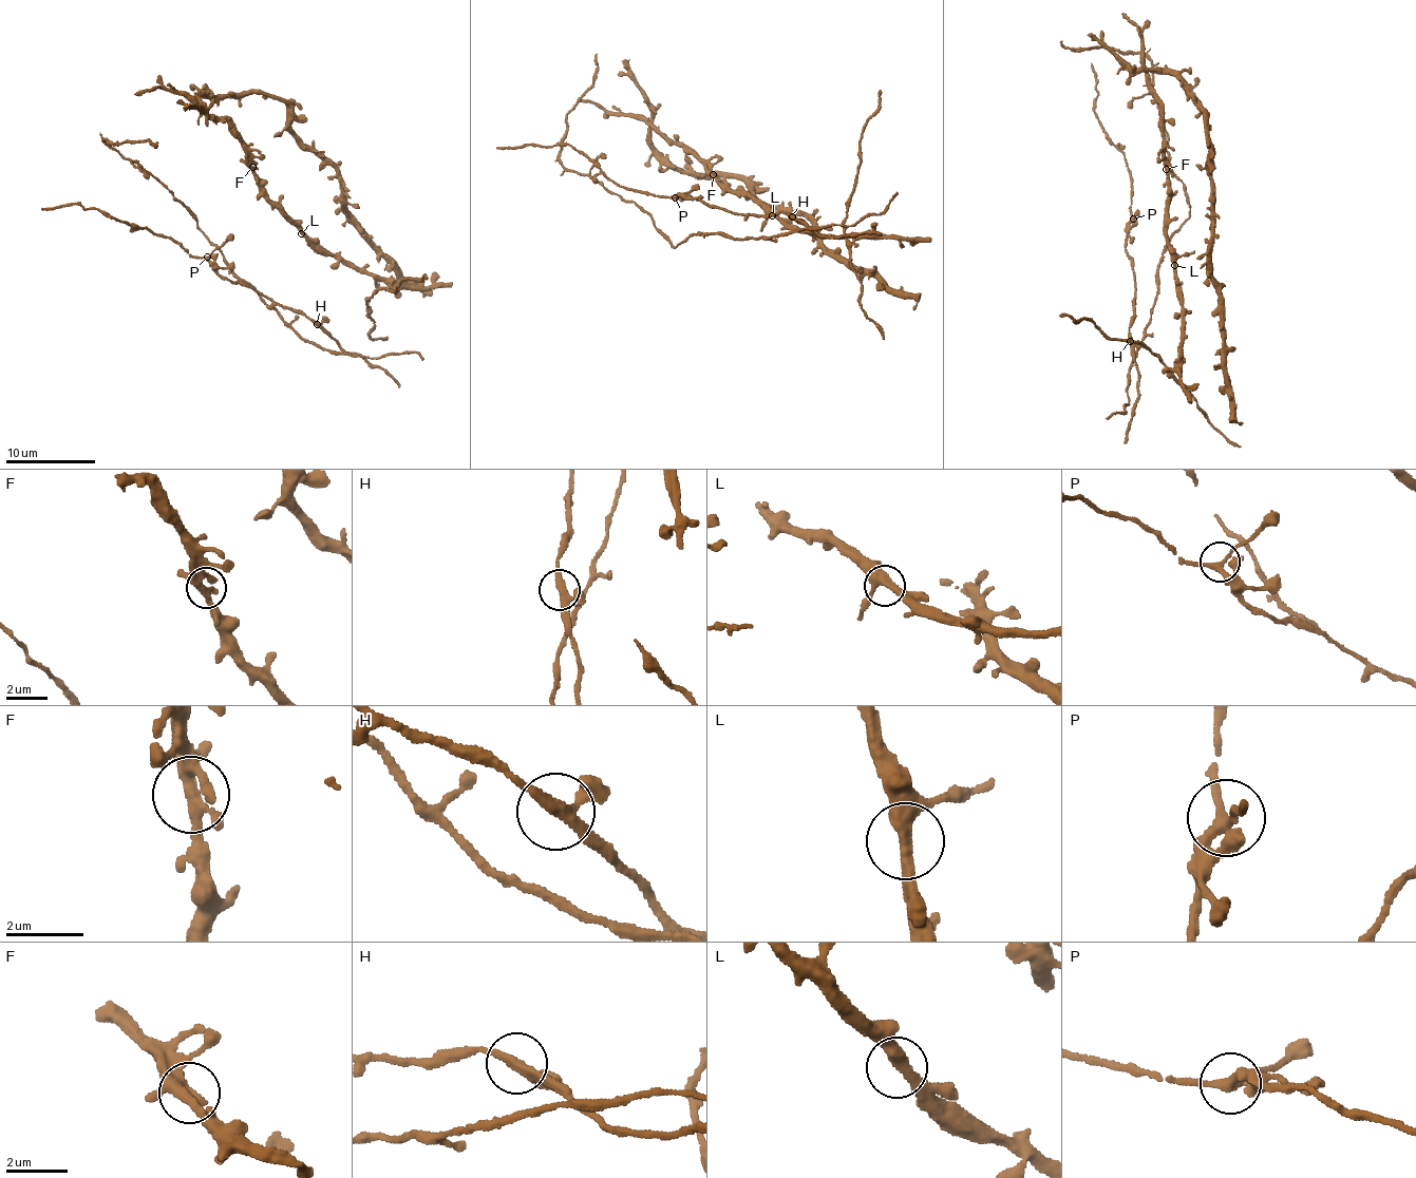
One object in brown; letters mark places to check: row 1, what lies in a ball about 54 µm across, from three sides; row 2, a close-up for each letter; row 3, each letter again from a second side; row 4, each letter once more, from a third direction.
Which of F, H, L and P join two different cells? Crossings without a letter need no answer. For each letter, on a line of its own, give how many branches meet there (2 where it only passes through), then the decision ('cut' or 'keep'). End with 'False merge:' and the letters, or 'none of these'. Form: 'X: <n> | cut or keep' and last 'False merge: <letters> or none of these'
F: 3 | keep
H: 3 | keep
L: 3 | keep
P: 3 | keep
False merge: none of these

